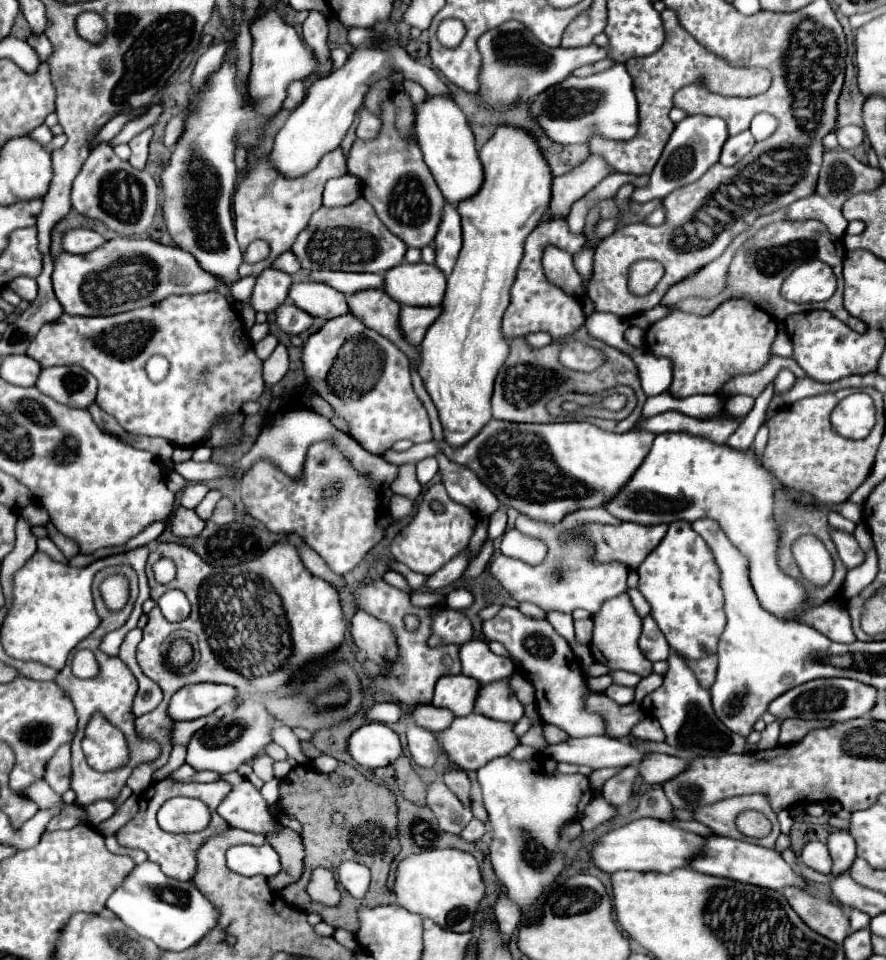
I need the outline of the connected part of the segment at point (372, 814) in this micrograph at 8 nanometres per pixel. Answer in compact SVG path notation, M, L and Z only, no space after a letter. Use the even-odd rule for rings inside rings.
M297 765L289 771L279 785L279 809L287 815L293 815L303 825L303 845L305 845L305 867L299 881L287 887L287 903L305 913L321 913L325 907L319 907L307 895L307 883L315 867L335 869L339 863L353 859L371 869L373 875L387 875L393 863L393 857L399 853L397 839L397 805L395 795L373 781L367 781L363 775L353 771L353 785L347 789L337 787L339 773L319 773L305 765ZM333 813L343 813L345 823L341 829L333 823Z

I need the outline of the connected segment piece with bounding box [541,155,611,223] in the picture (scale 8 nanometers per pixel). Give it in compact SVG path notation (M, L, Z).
M591 155L585 163L575 167L571 173L555 177L551 189L551 203L547 213L541 217L541 223L567 217L571 205L579 201L585 193L589 193L609 171L611 169L601 157Z

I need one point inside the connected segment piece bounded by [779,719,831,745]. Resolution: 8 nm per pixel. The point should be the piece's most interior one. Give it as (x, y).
(792, 730)

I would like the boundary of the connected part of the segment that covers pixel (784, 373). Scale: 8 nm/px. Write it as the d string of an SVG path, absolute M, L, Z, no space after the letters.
M781 369L779 375L777 375L777 379L775 379L775 391L777 391L777 393L787 391L793 383L795 383L795 375L793 375L793 371L789 371L789 369Z

